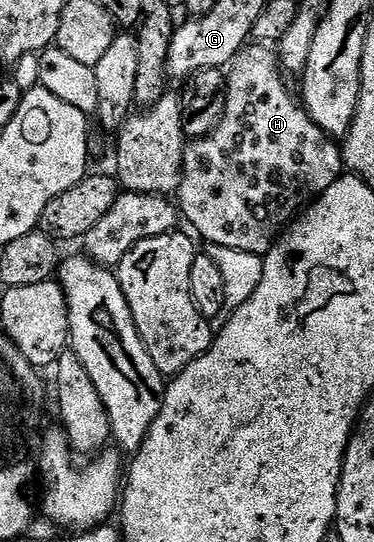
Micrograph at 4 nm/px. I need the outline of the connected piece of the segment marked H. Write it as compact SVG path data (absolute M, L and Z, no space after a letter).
M250 44L242 49L234 57L233 62L228 67L228 81L226 83L226 107L224 116L220 124L208 136L195 138L187 141L186 151L182 157L182 183L179 184L176 191L176 202L180 207L180 214L183 219L186 218L194 225L193 233L199 239L203 238L203 243L212 246L223 246L224 248L240 248L240 252L252 252L253 254L265 255L275 242L278 241L283 230L298 217L300 211L309 206L314 199L318 198L344 173L344 163L342 161L342 151L339 143L330 135L325 134L313 120L308 116L305 105L290 91L290 86L286 83L287 75L284 73L284 67L275 51L266 44Z

